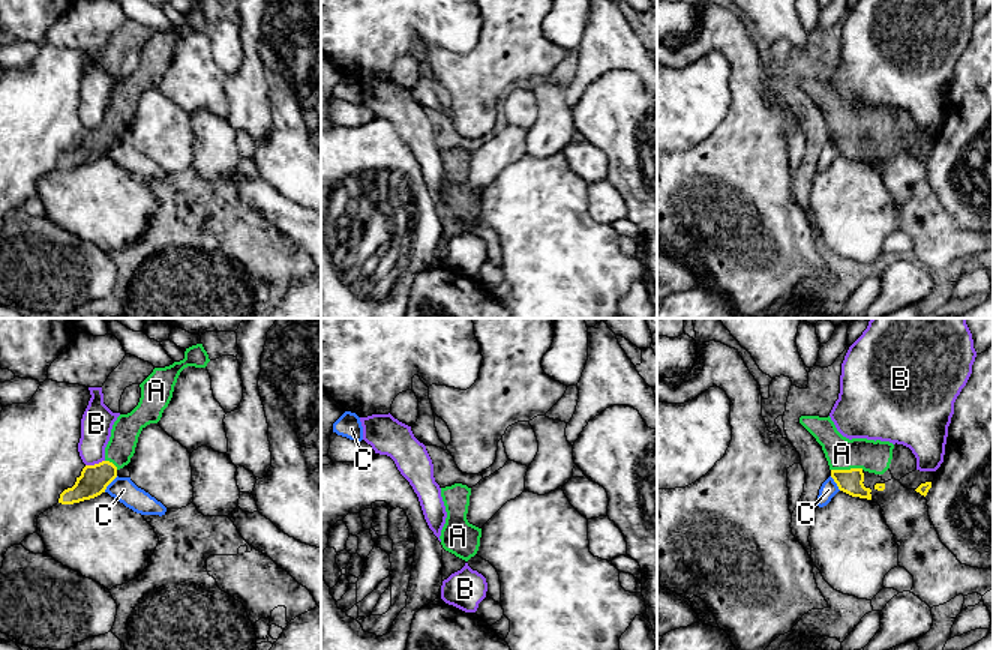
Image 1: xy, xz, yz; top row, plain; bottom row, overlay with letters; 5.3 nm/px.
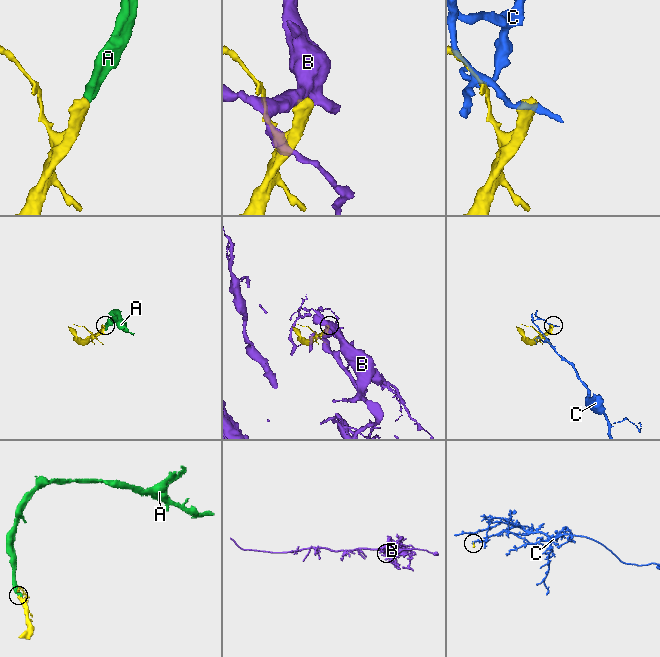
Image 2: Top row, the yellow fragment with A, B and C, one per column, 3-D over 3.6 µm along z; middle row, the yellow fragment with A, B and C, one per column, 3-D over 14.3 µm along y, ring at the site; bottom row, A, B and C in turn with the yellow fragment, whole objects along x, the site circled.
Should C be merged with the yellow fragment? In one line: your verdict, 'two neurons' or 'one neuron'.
two neurons

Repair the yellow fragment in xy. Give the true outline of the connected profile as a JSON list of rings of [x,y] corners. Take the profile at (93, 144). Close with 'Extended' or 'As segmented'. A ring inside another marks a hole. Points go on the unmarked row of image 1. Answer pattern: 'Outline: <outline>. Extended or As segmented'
Outline: [[[196,8],[186,12],[183,24],[165,32],[154,32],[140,48],[138,69],[130,77],[120,78],[114,86],[105,111],[105,123],[94,129],[86,129],[75,149],[60,158],[58,167],[74,168],[105,156],[106,150],[117,141],[117,135],[130,126],[141,95],[160,84],[172,62],[180,36],[188,30],[206,32],[208,26],[202,8]]]. Extended

